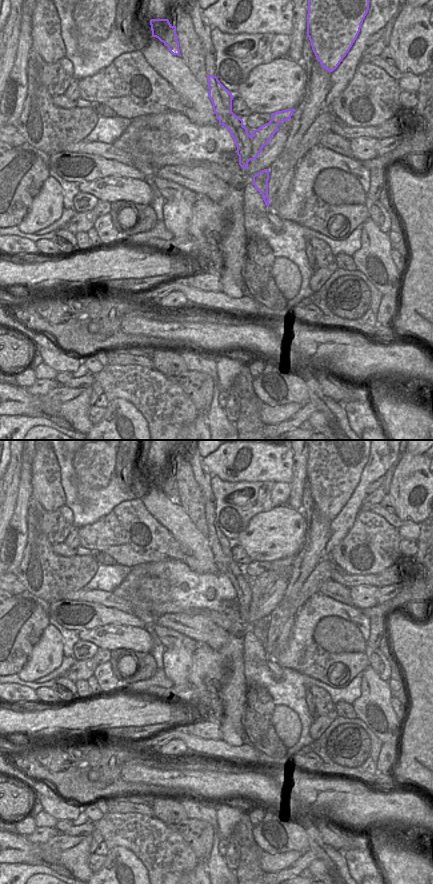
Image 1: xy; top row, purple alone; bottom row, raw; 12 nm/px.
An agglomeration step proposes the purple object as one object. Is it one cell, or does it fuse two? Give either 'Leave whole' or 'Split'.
Split.

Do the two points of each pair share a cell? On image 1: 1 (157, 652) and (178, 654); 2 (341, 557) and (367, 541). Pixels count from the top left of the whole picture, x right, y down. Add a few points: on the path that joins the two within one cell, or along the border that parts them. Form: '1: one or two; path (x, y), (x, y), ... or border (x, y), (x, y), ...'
1: two; border (163, 650), (163, 671), (167, 676)
2: one; path (347, 554), (354, 554), (361, 547)

